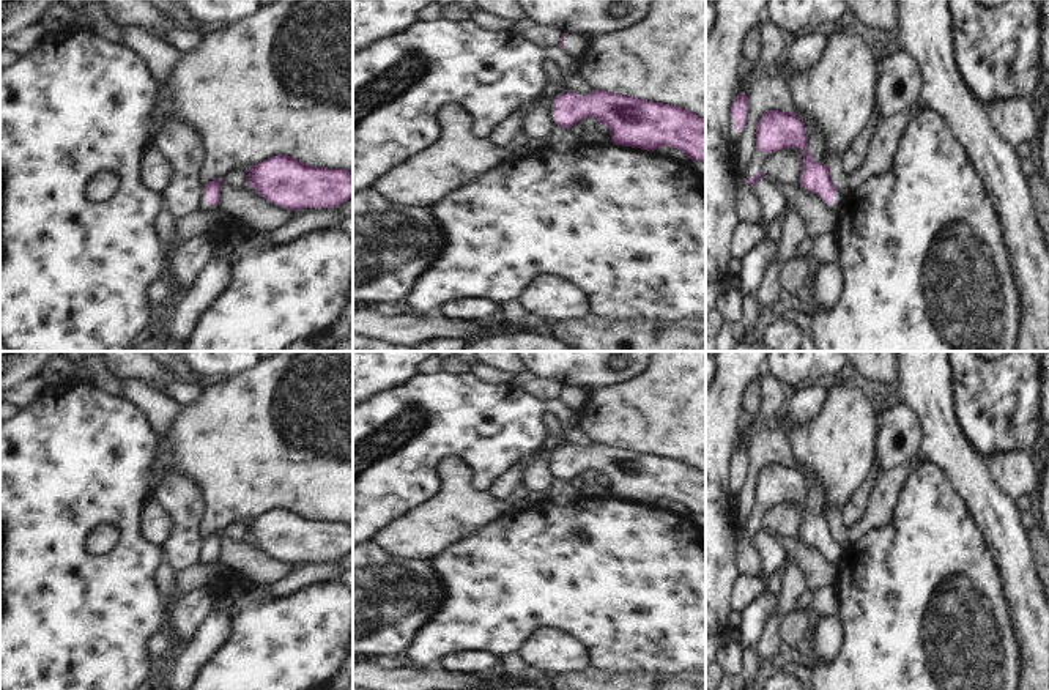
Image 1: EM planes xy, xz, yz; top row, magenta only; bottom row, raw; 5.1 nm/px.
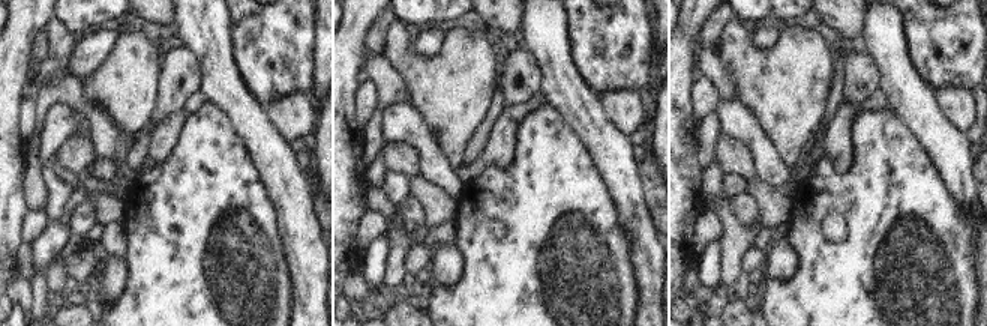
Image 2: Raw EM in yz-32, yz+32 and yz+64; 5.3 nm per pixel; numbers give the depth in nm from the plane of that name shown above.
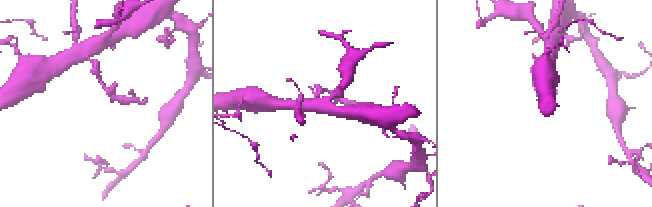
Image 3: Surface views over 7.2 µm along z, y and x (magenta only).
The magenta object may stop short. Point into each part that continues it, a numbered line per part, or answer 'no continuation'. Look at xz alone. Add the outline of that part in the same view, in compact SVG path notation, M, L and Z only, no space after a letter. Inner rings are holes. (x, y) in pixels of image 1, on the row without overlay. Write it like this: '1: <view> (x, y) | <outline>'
1: xz (577, 397) | M567 386L562 392L562 400L573 410L583 411L583 408L592 400L595 389L583 386Z

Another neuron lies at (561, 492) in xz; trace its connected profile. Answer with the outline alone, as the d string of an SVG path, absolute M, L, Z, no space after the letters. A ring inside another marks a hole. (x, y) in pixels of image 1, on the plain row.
M558 479L554 485L548 490L548 498L558 504L570 504L580 495L570 482Z

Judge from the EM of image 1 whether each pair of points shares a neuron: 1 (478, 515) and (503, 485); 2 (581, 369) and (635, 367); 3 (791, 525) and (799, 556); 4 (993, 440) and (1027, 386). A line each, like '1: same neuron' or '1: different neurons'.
1: different neurons
2: same neuron
3: different neurons
4: same neuron

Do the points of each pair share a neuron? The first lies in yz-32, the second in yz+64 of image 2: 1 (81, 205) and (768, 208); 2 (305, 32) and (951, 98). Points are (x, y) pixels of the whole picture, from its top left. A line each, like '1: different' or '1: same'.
1: different
2: different

